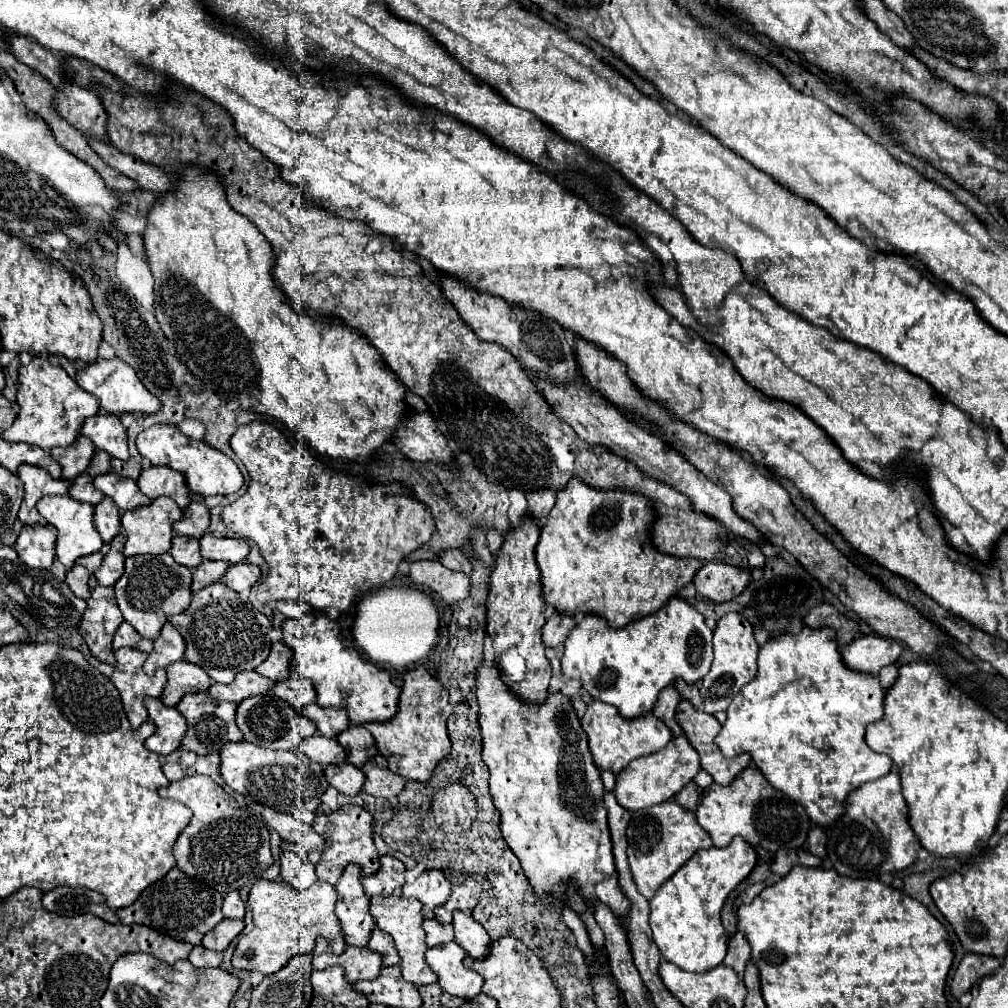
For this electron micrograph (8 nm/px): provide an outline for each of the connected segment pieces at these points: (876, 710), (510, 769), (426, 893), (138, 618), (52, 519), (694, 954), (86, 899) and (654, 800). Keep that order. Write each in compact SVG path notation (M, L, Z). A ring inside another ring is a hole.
M805 626L799 634L779 634L779 638L769 638L761 648L759 648L759 670L755 674L755 678L743 686L743 690L733 698L731 706L727 708L727 720L721 728L721 732L715 736L715 744L719 746L719 750L723 752L725 758L733 758L741 752L747 752L751 754L753 762L757 764L757 768L763 772L763 776L781 792L785 792L787 796L791 796L795 802L799 802L801 806L805 806L807 814L811 816L811 820L819 826L829 826L833 824L841 814L843 814L843 804L847 800L847 796L859 788L861 784L865 782L871 782L871 780L877 780L881 776L885 776L887 772L891 772L891 758L887 756L881 756L877 752L873 752L867 744L865 744L865 726L879 720L883 716L883 698L885 698L885 692L881 688L881 682L879 682L879 676L869 676L869 674L855 674L855 670L847 670L847 666L843 666L843 658L841 658L841 652L839 652L839 644L837 644L837 632L823 626L823 628L811 628L811 626Z
M483 660L475 672L477 702L479 702L479 732L483 736L483 762L487 764L491 778L489 788L497 810L501 812L501 834L507 846L519 858L525 876L535 888L539 898L553 896L559 900L567 892L567 880L575 880L585 900L599 898L607 904L623 924L623 916L629 910L629 900L619 888L617 870L613 864L613 844L607 826L607 810L603 806L603 782L601 770L591 758L587 734L581 728L573 702L561 694L547 694L543 704L527 704L503 684L499 668L493 660Z
M425 870L413 884L405 884L403 898L417 898L423 904L423 918L435 918L433 910L451 894L451 882L443 870Z
M171 554L131 556L125 560L125 574L115 584L117 604L123 618L147 640L155 640L169 616L187 610L191 602L191 570L177 564Z
M45 496L37 504L39 514L57 528L57 560L65 566L71 568L77 558L89 556L93 552L99 552L103 548L101 536L93 526L93 504L73 500L71 496Z
M735 836L727 848L699 850L673 874L651 900L651 930L661 956L687 972L707 972L719 966L727 954L727 932L721 924L721 908L731 890L755 868L757 852Z
M61 886L43 894L43 906L49 912L59 916L77 916L77 914L95 914L105 922L117 924L117 914L105 904L103 894L89 888L69 888Z
M677 736L663 750L649 754L645 758L633 760L625 770L621 770L617 774L617 784L615 784L617 802L627 810L639 810L639 808L667 802L687 782L691 782L699 770L701 770L699 754L695 752L695 748L689 744L689 740L685 736Z

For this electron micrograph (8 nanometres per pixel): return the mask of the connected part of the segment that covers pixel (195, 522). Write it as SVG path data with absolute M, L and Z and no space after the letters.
M191 494L191 504L183 510L183 518L175 522L175 534L185 534L193 538L201 538L209 528L209 508L205 506L205 498L199 494Z

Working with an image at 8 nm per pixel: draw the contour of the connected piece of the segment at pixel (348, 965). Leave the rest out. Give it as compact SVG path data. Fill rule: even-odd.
M347 946L343 956L339 956L339 964L345 968L345 978L347 982L357 982L357 980L373 980L381 974L383 962L381 954L369 950L369 948L353 948Z

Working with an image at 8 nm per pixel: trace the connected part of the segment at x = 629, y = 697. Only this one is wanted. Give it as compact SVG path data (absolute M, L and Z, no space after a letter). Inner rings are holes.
M673 596L671 602L665 604L659 612L639 618L633 624L627 624L625 628L611 628L605 618L599 618L595 614L581 616L573 626L571 634L567 636L561 666L563 666L563 674L569 678L581 680L583 688L595 700L617 706L623 718L639 718L651 712L653 704L657 702L657 694L665 686L669 686L673 680L683 678L685 682L693 684L709 672L713 662L711 638L713 638L713 632L705 626L703 614L687 600Z

